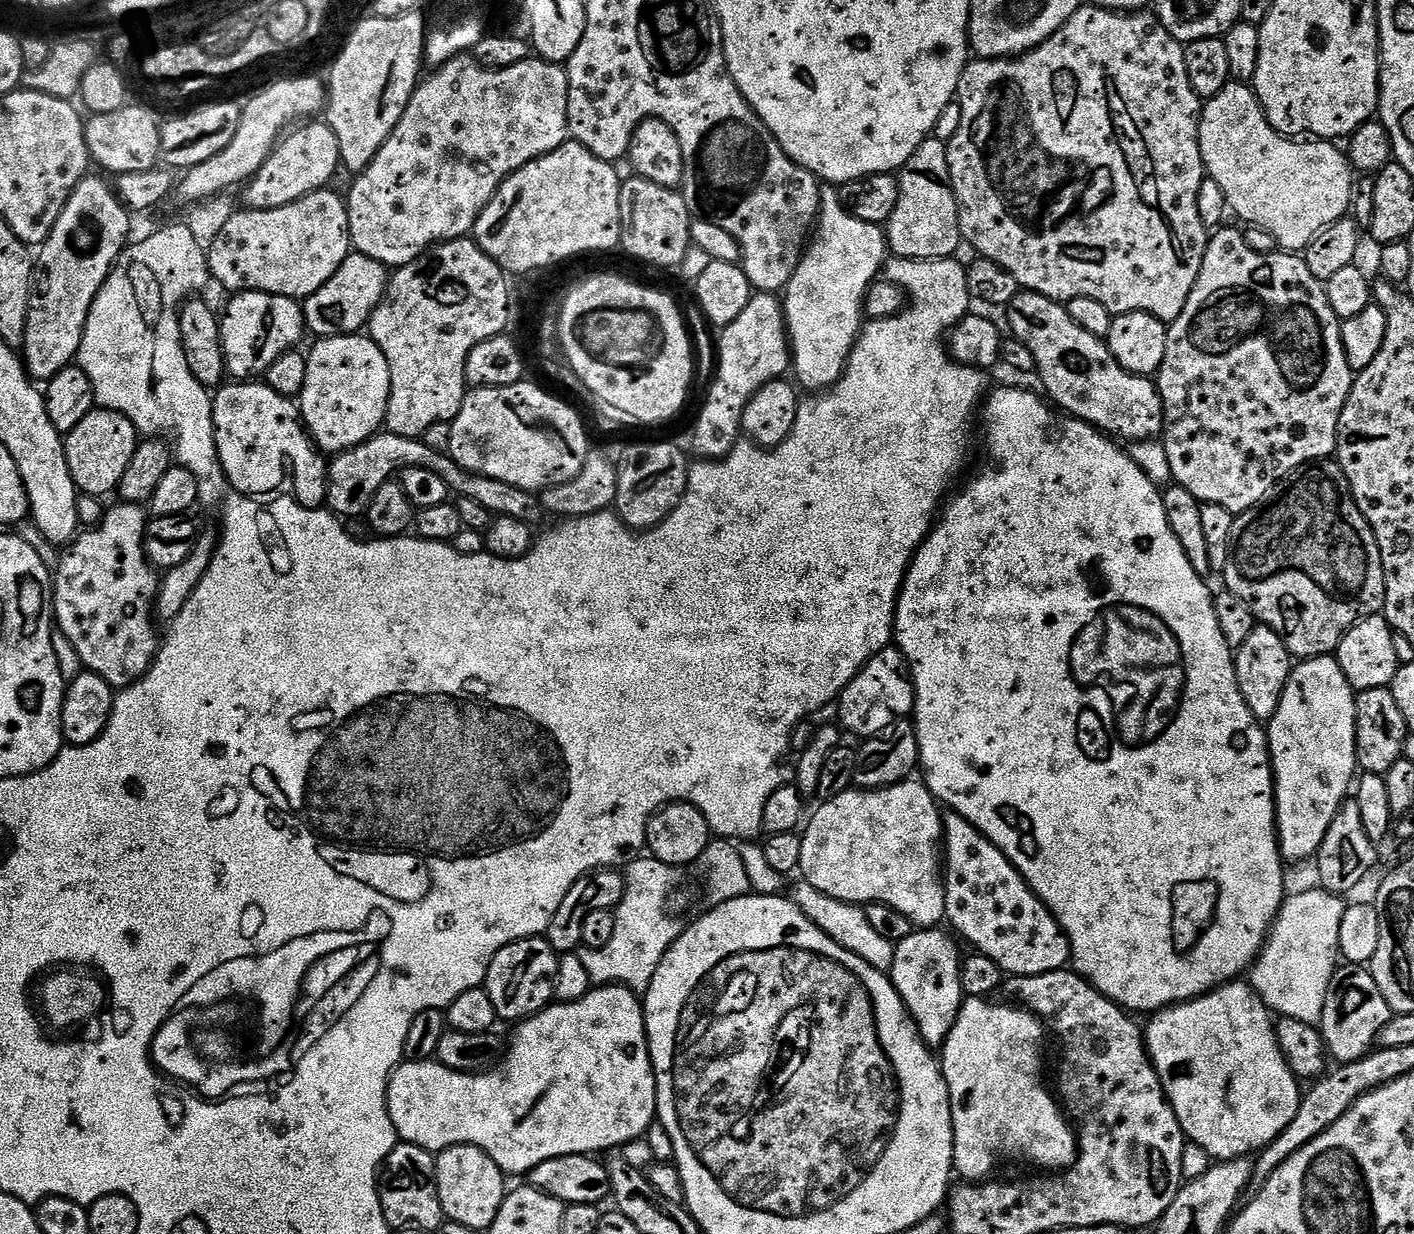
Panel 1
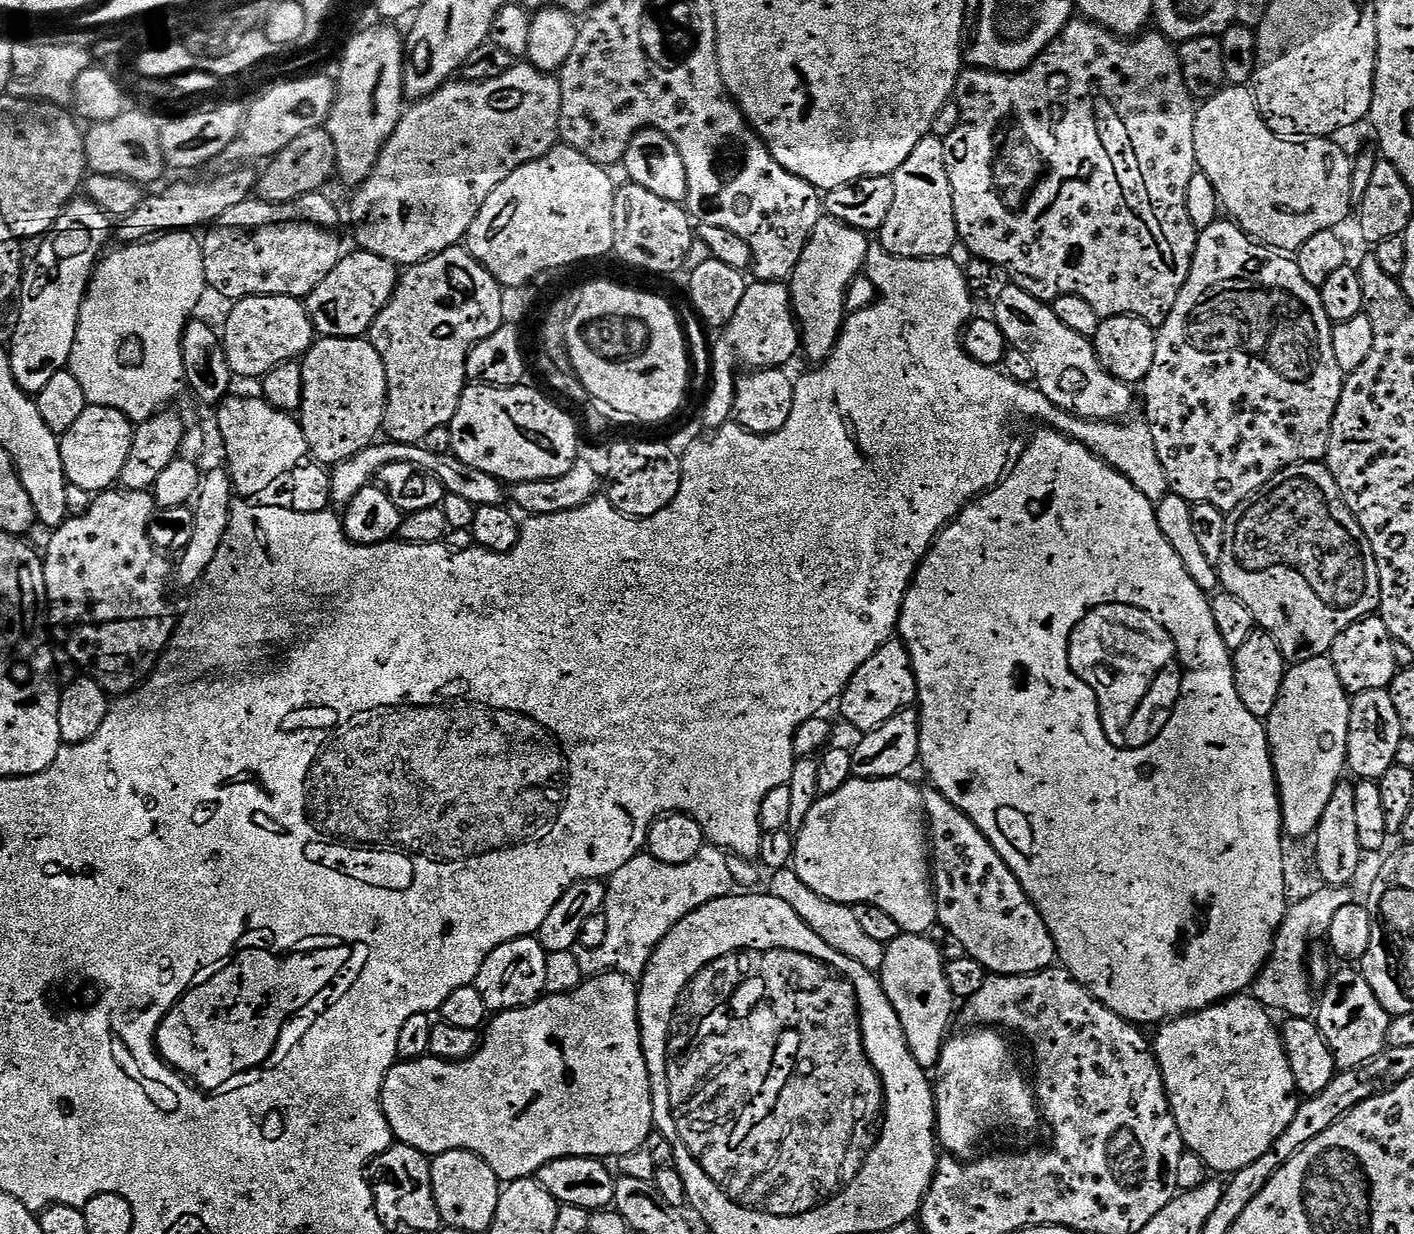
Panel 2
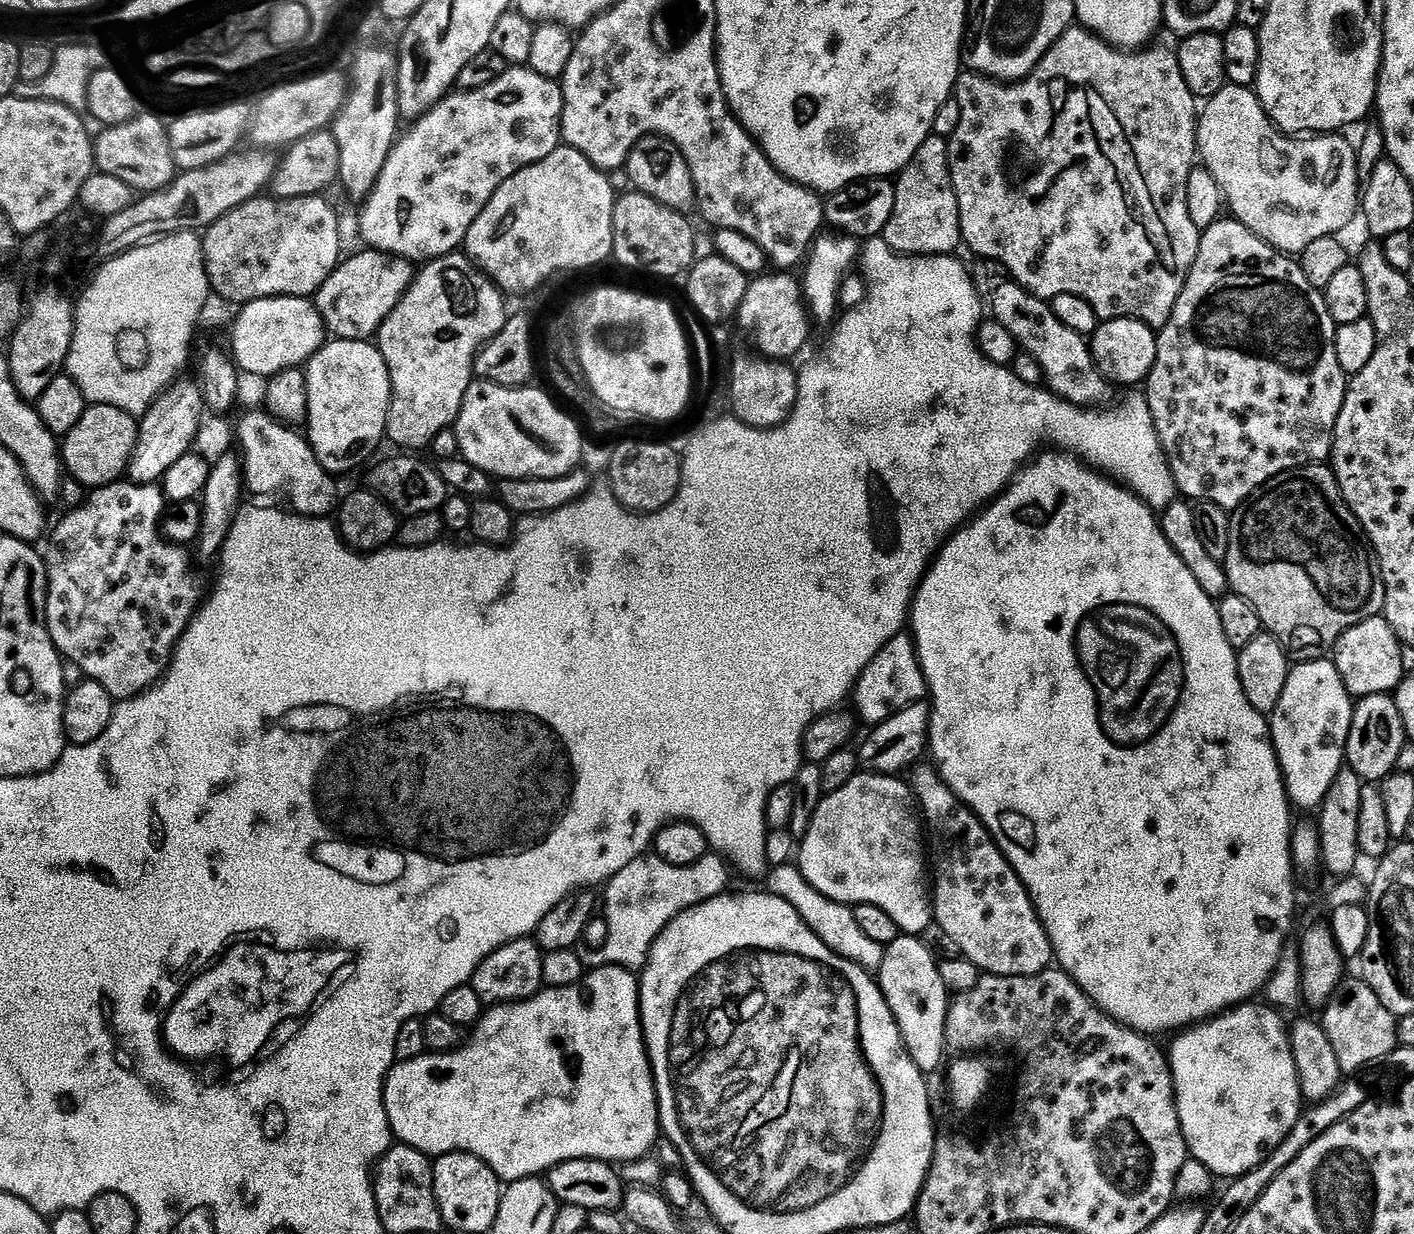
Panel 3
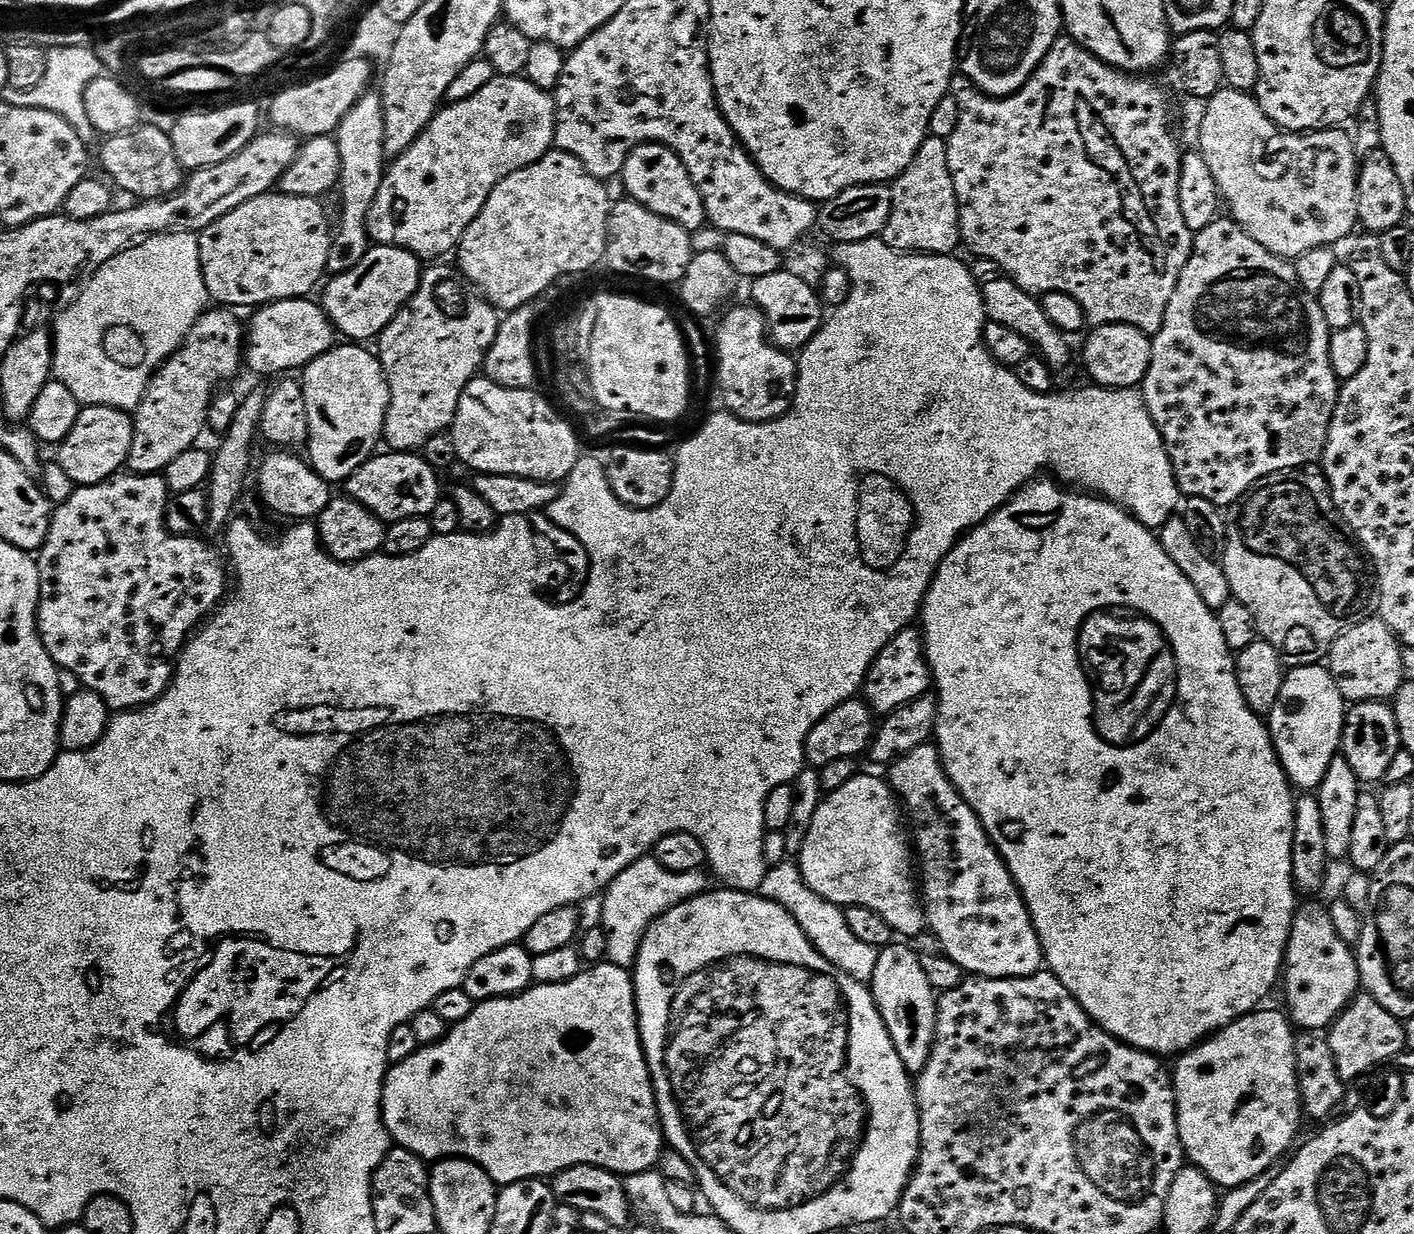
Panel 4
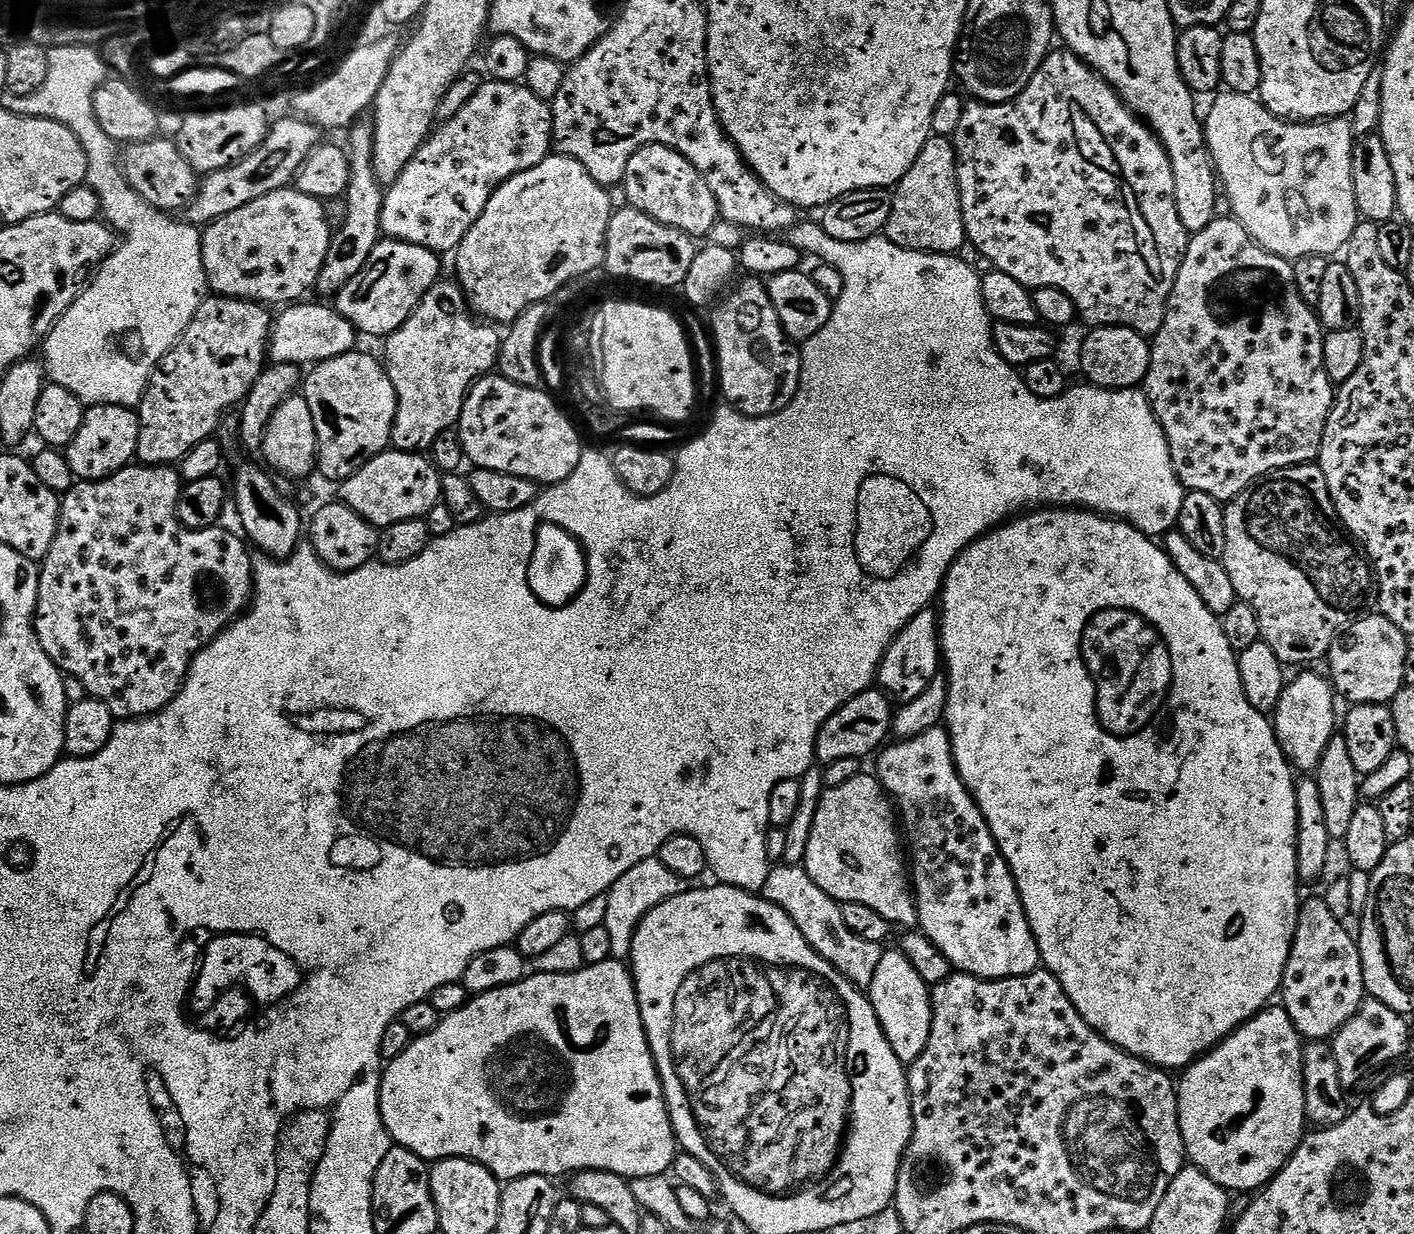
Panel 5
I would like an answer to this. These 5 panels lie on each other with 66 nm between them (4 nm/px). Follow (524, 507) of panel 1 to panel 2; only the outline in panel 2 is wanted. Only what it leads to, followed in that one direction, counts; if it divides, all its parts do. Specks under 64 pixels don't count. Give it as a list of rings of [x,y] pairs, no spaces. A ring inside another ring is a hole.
[[[391,442],[371,444],[366,450],[354,454],[354,458],[350,458],[344,464],[335,465],[331,469],[331,503],[336,506],[348,504],[354,498],[354,494],[358,494],[358,490],[369,487],[379,477],[380,471],[394,462],[410,462],[414,466],[426,469],[427,472],[431,472],[444,484],[445,493],[459,494],[461,498],[467,498],[477,508],[484,506],[498,507],[505,503],[505,485],[490,474],[486,474],[486,470],[478,470],[478,466],[466,466],[466,462],[462,462],[457,456],[451,454],[439,456],[419,444],[393,444]]]

